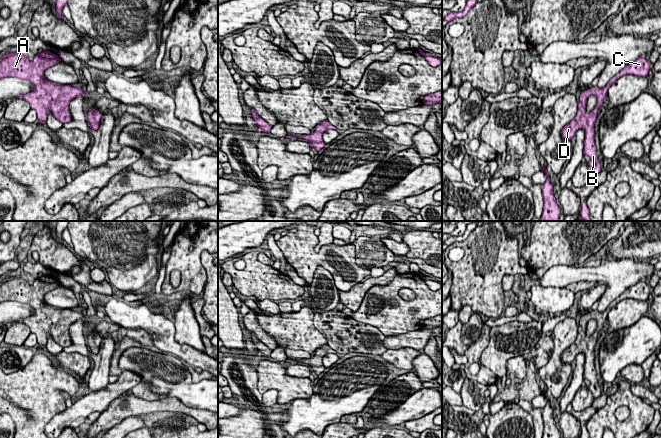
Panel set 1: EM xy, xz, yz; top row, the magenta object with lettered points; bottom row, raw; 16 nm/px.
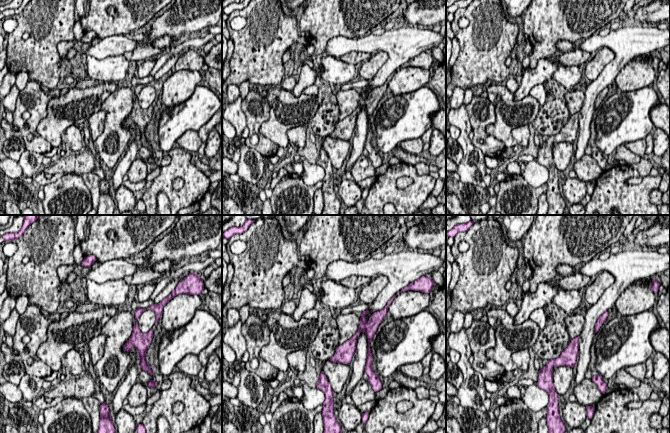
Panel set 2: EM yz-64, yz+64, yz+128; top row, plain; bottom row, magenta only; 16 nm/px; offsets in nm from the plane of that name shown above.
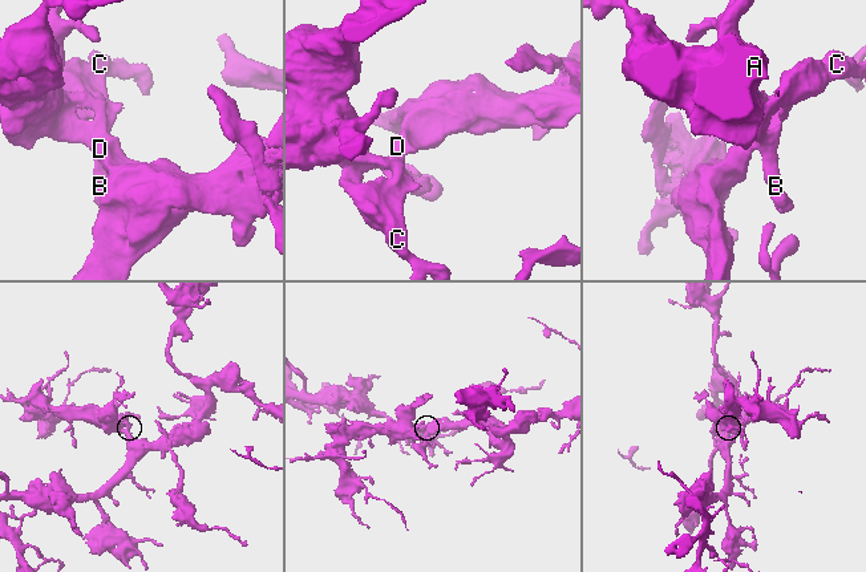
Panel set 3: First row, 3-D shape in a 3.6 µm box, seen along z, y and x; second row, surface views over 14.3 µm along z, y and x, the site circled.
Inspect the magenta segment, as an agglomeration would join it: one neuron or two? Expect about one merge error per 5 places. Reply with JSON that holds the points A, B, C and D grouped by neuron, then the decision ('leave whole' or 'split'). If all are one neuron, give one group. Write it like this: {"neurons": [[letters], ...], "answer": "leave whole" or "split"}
{"neurons": [["A", "B", "C", "D"]], "answer": "leave whole"}

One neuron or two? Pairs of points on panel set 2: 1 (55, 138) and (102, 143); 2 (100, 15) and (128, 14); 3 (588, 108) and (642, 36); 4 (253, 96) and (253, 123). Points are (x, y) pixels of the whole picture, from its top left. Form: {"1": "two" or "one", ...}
{"1": "two", "2": "one", "3": "one", "4": "one"}

